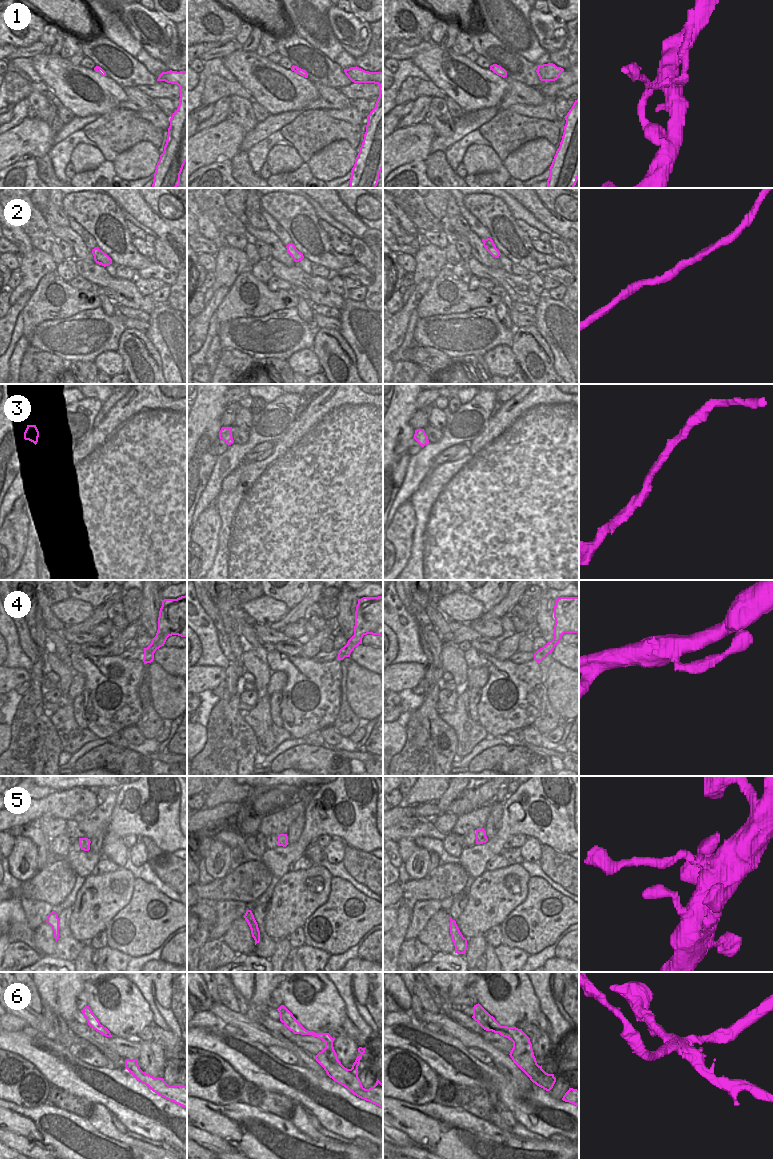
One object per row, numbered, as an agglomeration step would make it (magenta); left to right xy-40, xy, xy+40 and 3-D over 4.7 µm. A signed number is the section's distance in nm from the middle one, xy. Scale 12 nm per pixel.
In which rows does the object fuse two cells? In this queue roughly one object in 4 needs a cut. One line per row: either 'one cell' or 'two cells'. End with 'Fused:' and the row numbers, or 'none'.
1: two cells
2: one cell
3: one cell
4: one cell
5: one cell
6: two cells
Fused: 1, 6

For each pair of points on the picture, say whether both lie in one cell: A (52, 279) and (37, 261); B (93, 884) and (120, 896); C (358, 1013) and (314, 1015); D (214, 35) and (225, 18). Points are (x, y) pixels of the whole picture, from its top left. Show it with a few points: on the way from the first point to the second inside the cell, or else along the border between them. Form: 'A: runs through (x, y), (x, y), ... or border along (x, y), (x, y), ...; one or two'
A: border along (54, 272), (48, 272), (33, 291); two
B: runs through (100, 891), (102, 893), (113, 893); one
C: border along (338, 992), (344, 1002), (345, 1012), (348, 1017); two
D: runs through (214, 31), (214, 28), (221, 21); one

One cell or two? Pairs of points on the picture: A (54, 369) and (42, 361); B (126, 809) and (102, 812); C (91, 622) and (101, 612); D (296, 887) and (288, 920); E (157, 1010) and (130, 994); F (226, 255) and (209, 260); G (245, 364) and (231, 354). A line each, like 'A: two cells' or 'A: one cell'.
A: one cell
B: two cells
C: one cell
D: one cell
E: two cells
F: two cells
G: one cell

